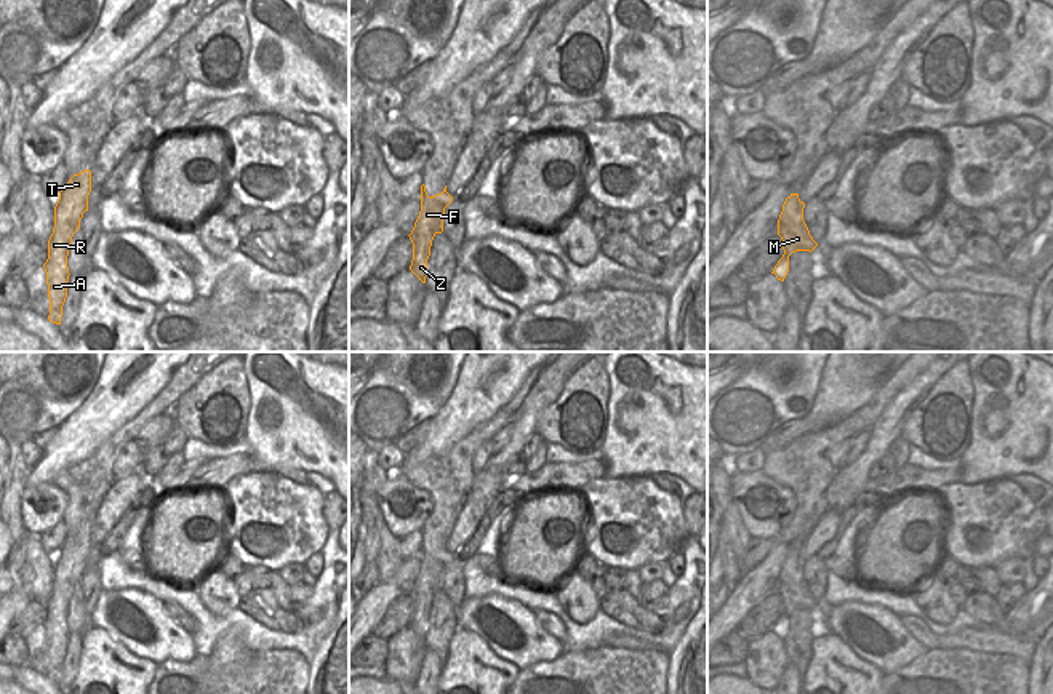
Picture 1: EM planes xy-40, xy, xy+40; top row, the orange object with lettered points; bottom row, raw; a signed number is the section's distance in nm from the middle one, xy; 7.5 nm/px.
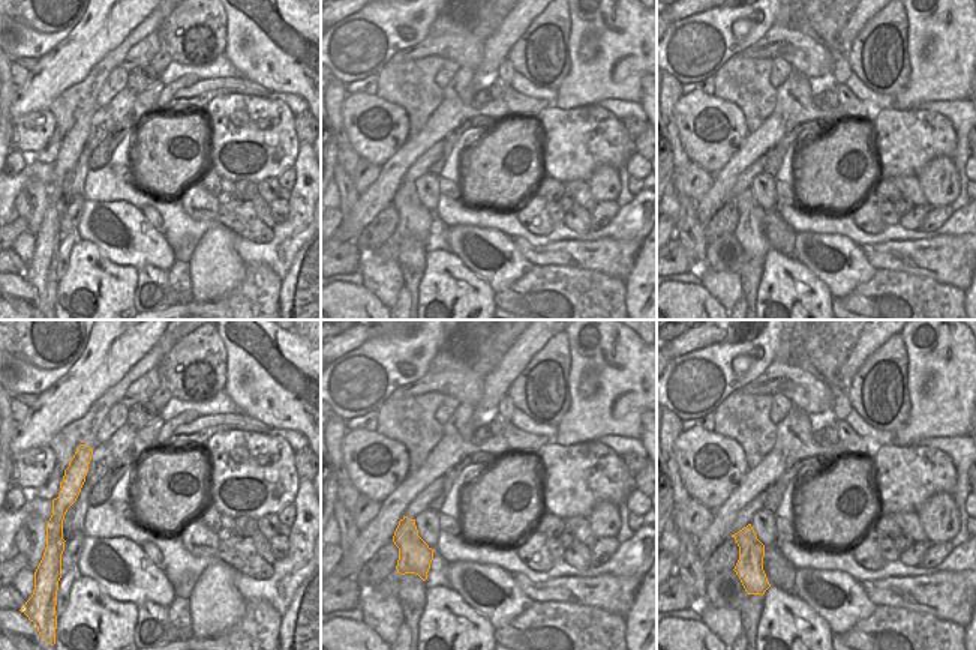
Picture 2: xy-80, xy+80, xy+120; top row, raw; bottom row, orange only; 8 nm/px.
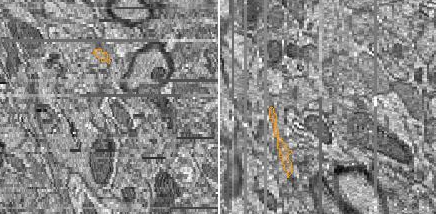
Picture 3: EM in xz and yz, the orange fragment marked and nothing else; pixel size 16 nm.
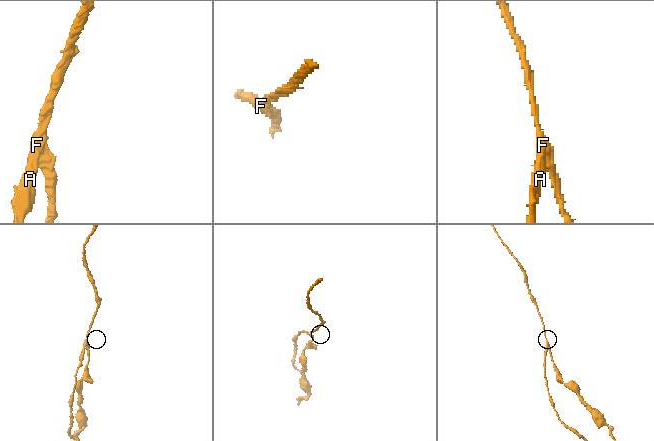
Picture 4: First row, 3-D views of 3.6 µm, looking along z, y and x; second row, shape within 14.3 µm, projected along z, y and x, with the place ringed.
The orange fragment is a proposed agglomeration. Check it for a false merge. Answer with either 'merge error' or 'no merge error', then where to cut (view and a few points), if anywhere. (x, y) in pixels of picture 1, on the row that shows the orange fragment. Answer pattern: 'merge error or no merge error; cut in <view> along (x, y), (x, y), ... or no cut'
merge error; cut in xy+40 along (800, 202), (780, 231), (784, 237), (788, 258)

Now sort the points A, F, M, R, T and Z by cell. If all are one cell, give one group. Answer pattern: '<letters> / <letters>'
A F R T Z / M

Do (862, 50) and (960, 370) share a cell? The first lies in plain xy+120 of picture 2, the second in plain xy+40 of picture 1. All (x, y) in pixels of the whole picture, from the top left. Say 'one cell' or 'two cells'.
one cell

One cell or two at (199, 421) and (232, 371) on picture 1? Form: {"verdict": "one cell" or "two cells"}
{"verdict": "one cell"}

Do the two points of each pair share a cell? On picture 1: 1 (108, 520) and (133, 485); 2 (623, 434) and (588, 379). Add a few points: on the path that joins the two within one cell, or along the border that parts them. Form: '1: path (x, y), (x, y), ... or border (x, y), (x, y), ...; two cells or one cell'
1: path (109, 512), (125, 493); one cell
2: border (608, 376), (608, 418), (602, 450); two cells

